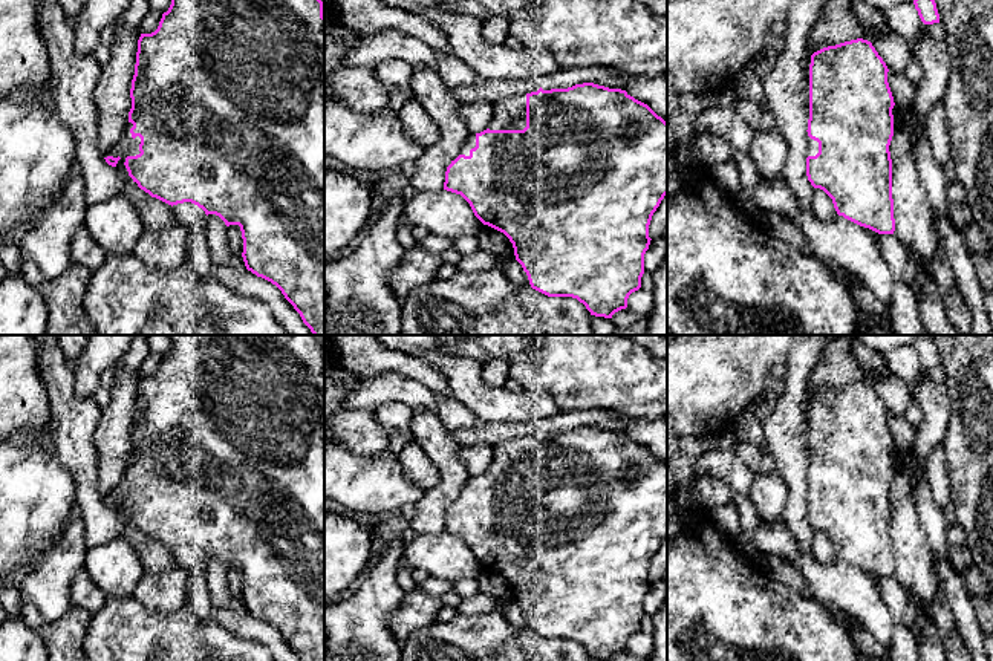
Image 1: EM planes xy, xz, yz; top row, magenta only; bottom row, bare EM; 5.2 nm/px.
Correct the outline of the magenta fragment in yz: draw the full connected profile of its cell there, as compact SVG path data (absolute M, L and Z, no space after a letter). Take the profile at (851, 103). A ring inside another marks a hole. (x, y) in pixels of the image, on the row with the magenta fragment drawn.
M857 38L823 47L811 55L809 119L806 176L814 188L823 190L838 216L878 234L894 234L892 159L894 96L887 83L887 66L871 41Z

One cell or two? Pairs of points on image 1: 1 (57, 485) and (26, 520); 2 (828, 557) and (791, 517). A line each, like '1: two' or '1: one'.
1: one
2: two

